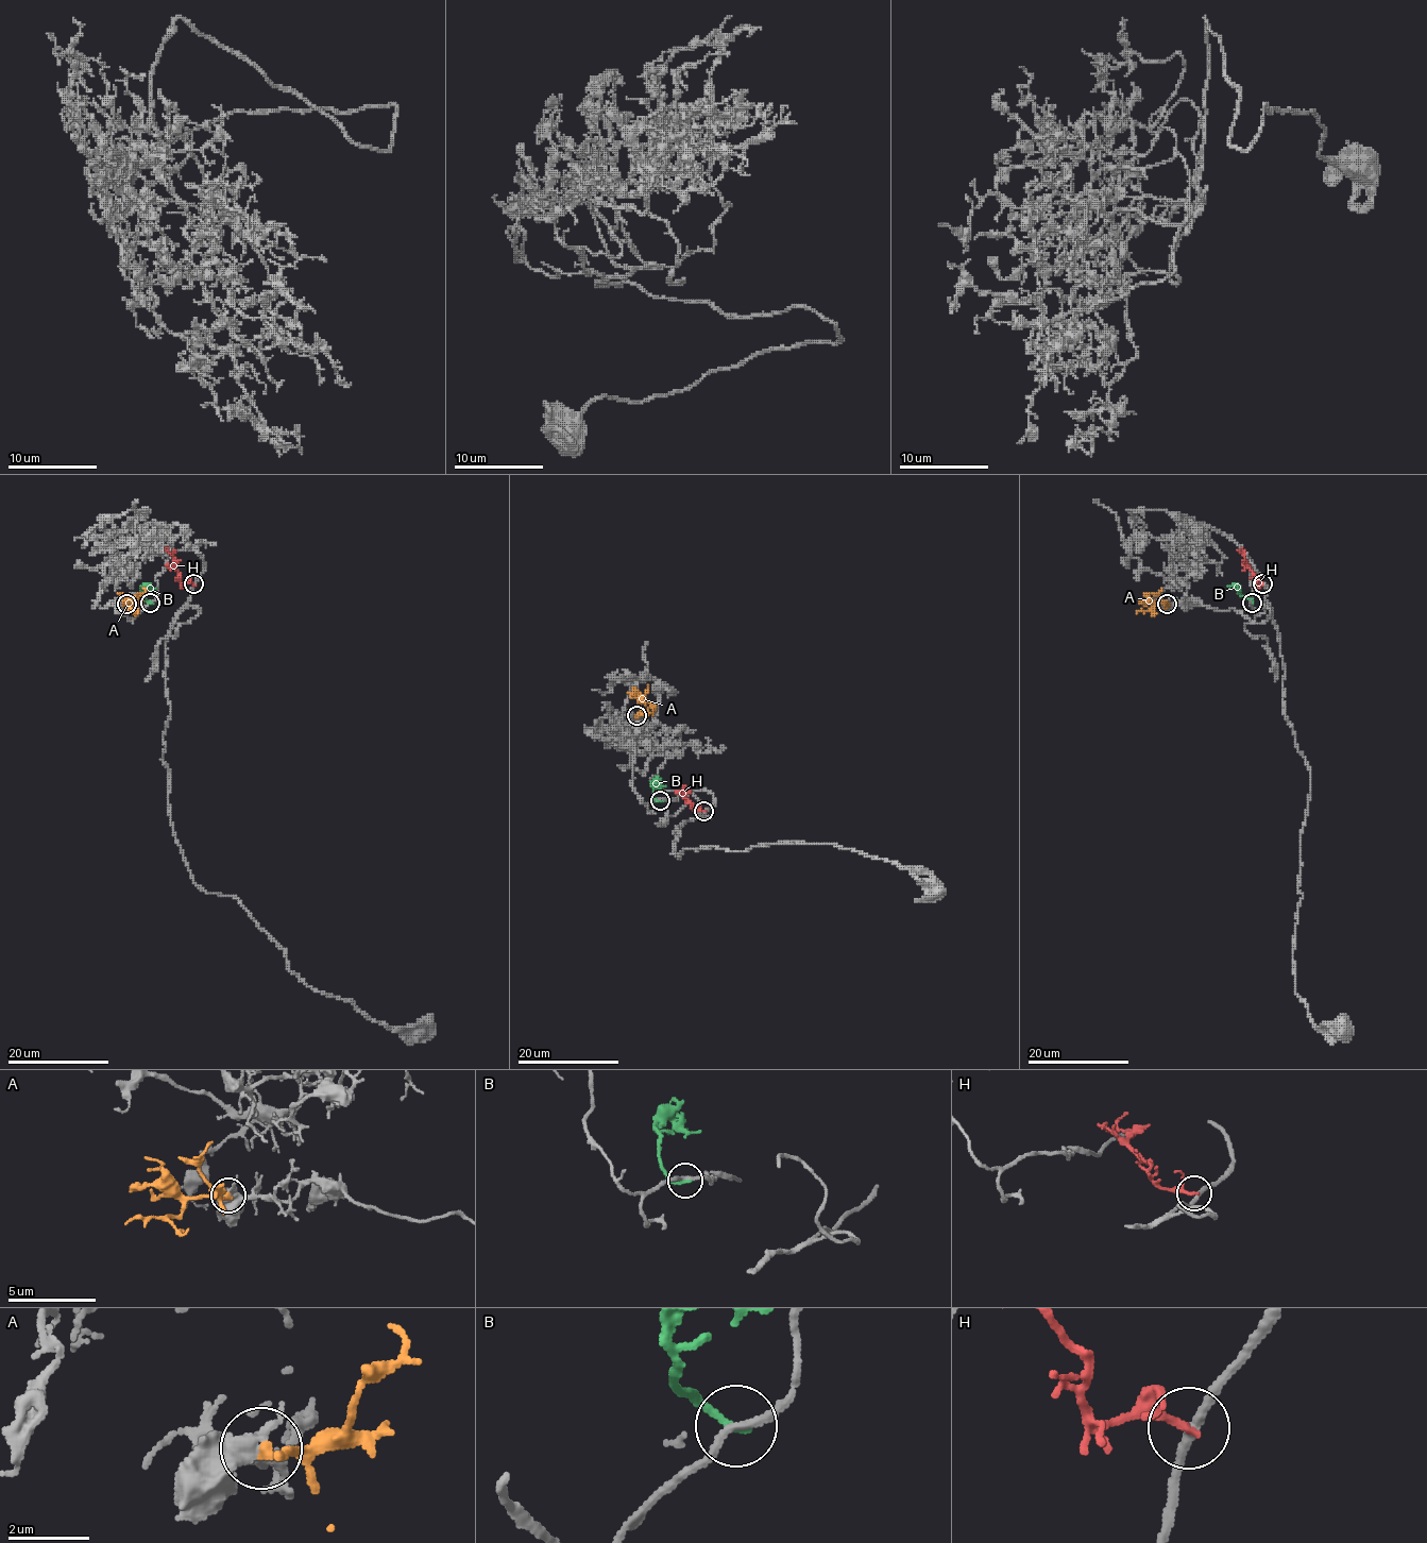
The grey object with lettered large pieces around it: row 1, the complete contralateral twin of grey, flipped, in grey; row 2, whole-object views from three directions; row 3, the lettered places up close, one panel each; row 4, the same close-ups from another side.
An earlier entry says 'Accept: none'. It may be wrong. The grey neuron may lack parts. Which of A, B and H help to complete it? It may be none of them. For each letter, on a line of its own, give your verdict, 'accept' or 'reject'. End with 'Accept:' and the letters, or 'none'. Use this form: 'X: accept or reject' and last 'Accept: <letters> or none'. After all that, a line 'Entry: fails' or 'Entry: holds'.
A: reject
B: reject
H: reject
Accept: none
Entry: holds

